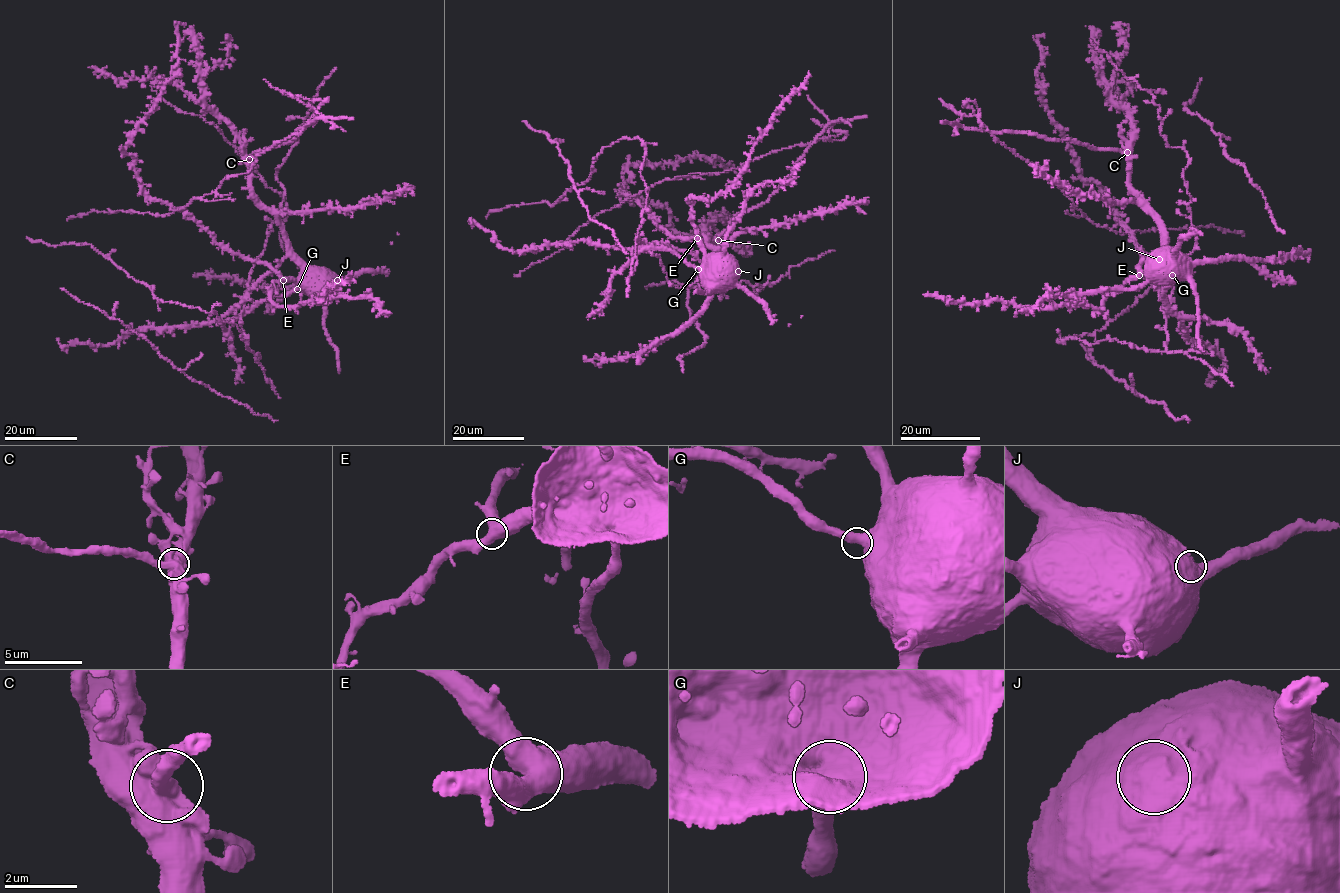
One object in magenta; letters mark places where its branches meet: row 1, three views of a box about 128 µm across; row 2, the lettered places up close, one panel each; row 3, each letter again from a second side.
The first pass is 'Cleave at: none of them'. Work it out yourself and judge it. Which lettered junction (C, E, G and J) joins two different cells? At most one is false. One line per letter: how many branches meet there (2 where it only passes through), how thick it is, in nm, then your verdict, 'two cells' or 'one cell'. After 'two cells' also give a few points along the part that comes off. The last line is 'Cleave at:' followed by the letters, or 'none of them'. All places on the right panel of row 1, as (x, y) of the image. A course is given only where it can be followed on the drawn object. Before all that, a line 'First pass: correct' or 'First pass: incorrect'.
First pass: incorrect
C: branches 2; calibre 700 nm; two cells; course (1127, 153), (1033, 132), (991, 133), (1100, 226), (1128, 234), (1210, 225), (1245, 235)
E: branches 2; calibre 600 nm; one cell
G: branches 2; calibre 550 nm; one cell
J: branches 2; calibre 700 nm; one cell
Cleave at: C

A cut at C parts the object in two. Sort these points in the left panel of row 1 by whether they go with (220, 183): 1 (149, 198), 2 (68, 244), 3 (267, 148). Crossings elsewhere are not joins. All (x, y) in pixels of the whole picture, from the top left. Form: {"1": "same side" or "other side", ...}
{"1": "other side", "2": "other side", "3": "same side"}

